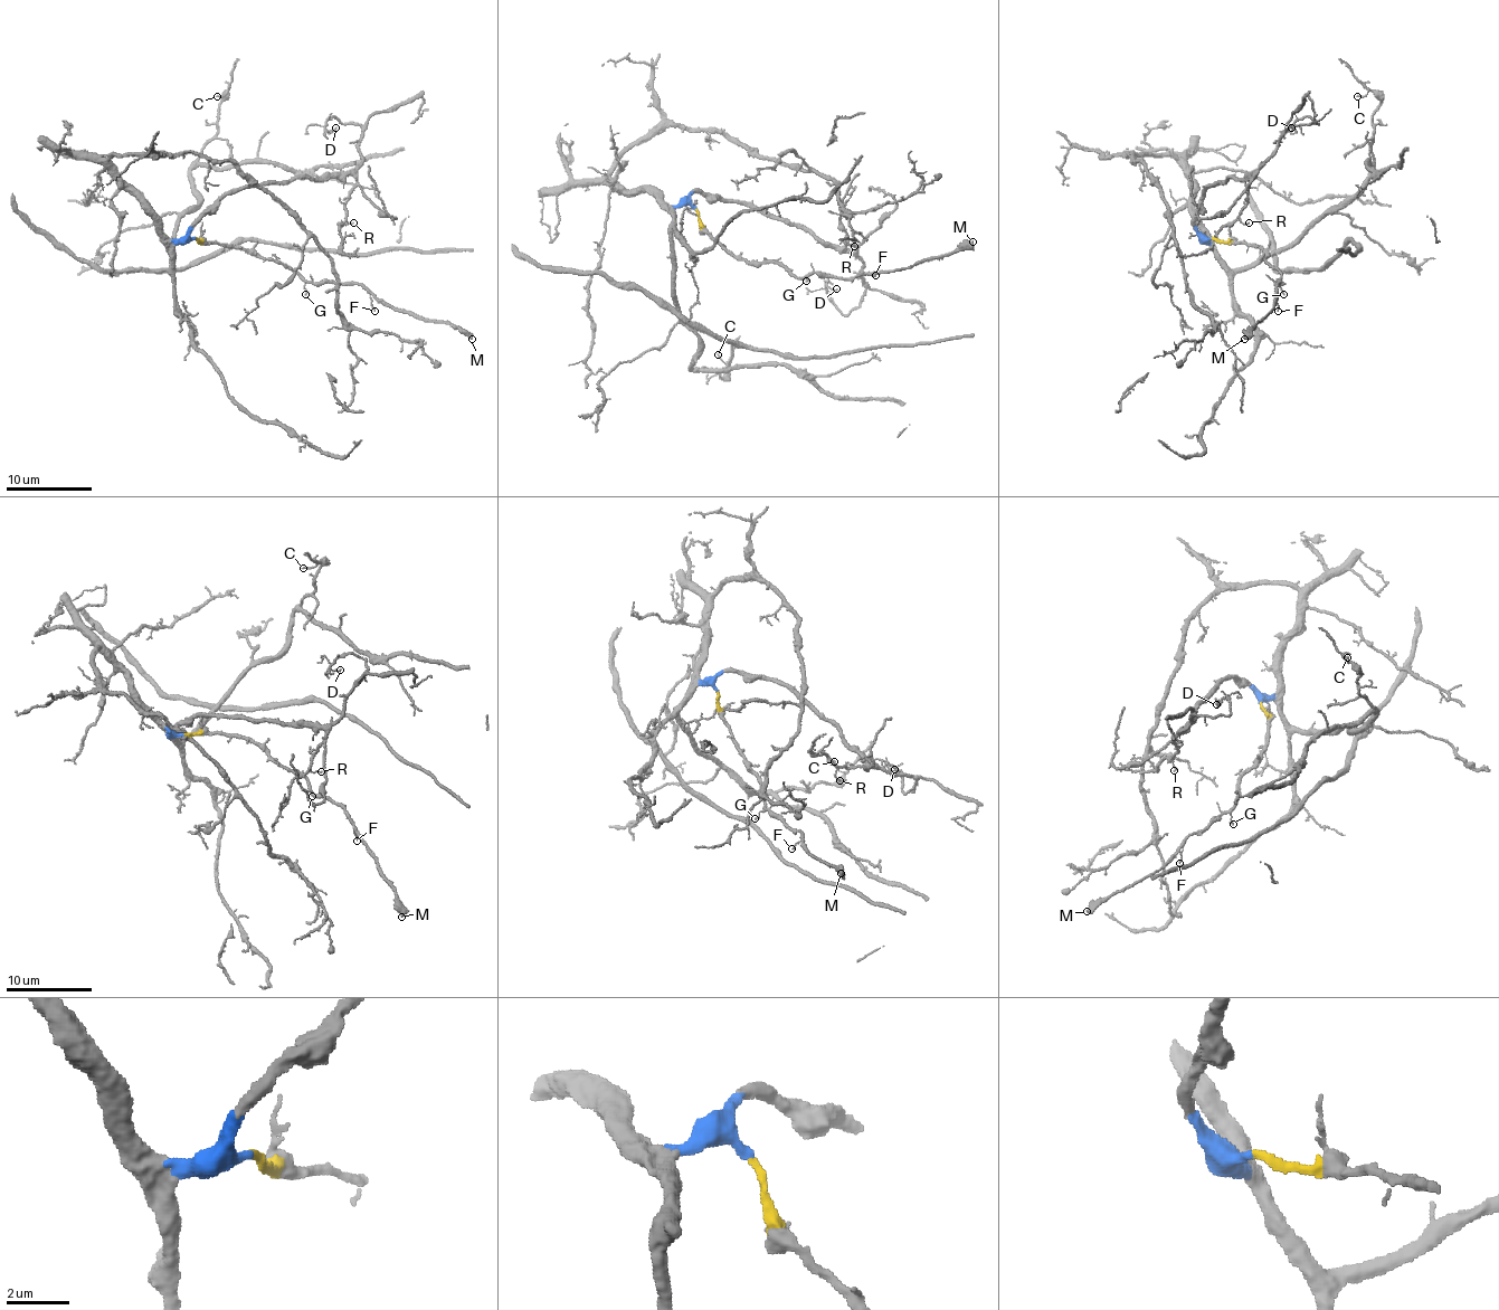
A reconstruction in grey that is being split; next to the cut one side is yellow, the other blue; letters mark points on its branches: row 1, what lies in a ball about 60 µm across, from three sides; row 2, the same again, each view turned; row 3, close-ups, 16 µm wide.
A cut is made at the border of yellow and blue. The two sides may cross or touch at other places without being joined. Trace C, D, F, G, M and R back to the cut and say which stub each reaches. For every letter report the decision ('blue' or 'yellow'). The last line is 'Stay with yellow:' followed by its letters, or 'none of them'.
C: blue
D: blue
F: yellow
G: yellow
M: yellow
R: blue
Stay with yellow: F, G, M

